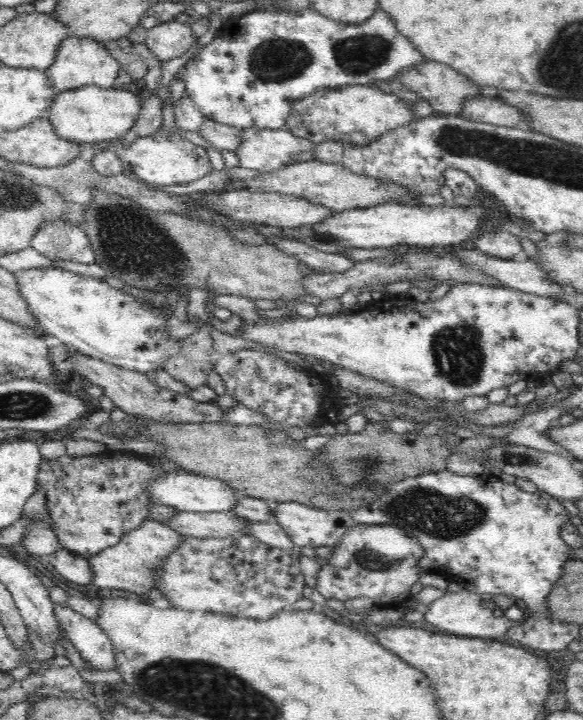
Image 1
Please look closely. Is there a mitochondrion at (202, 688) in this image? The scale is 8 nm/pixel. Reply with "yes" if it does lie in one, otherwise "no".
yes

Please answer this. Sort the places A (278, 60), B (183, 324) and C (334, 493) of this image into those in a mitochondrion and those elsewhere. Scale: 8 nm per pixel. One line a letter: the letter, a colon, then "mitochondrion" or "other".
A: mitochondrion
B: other
C: mitochondrion

